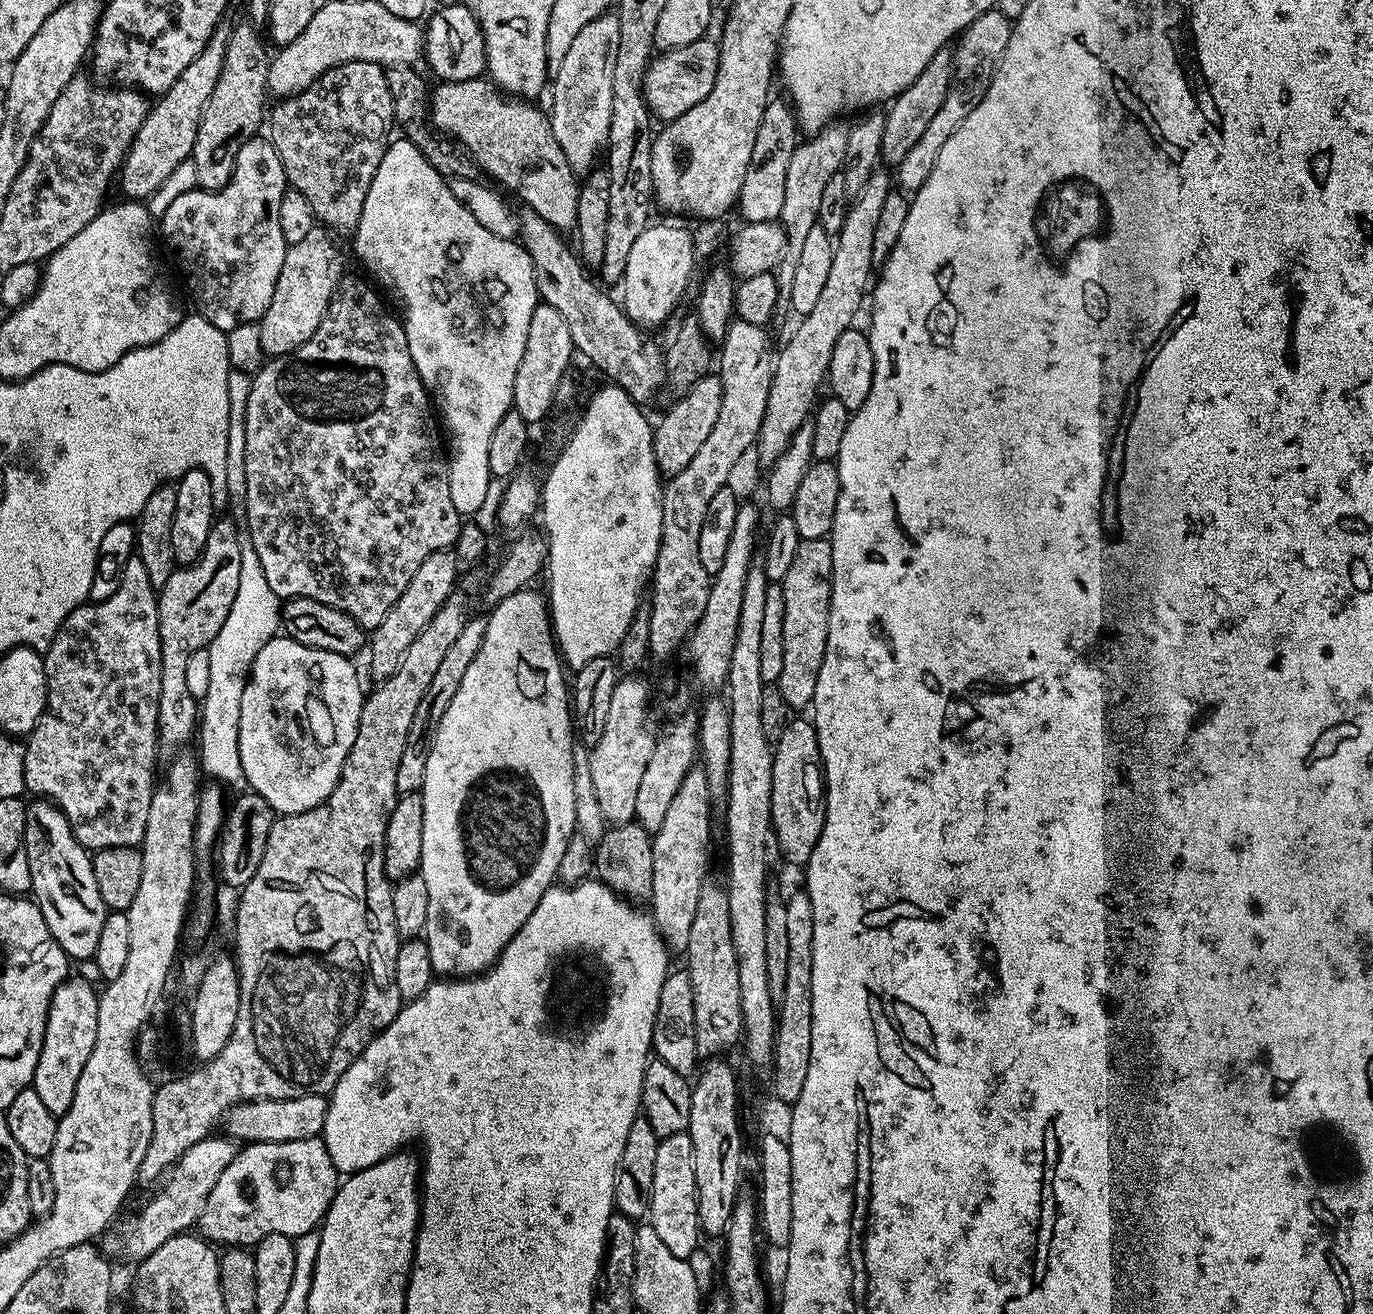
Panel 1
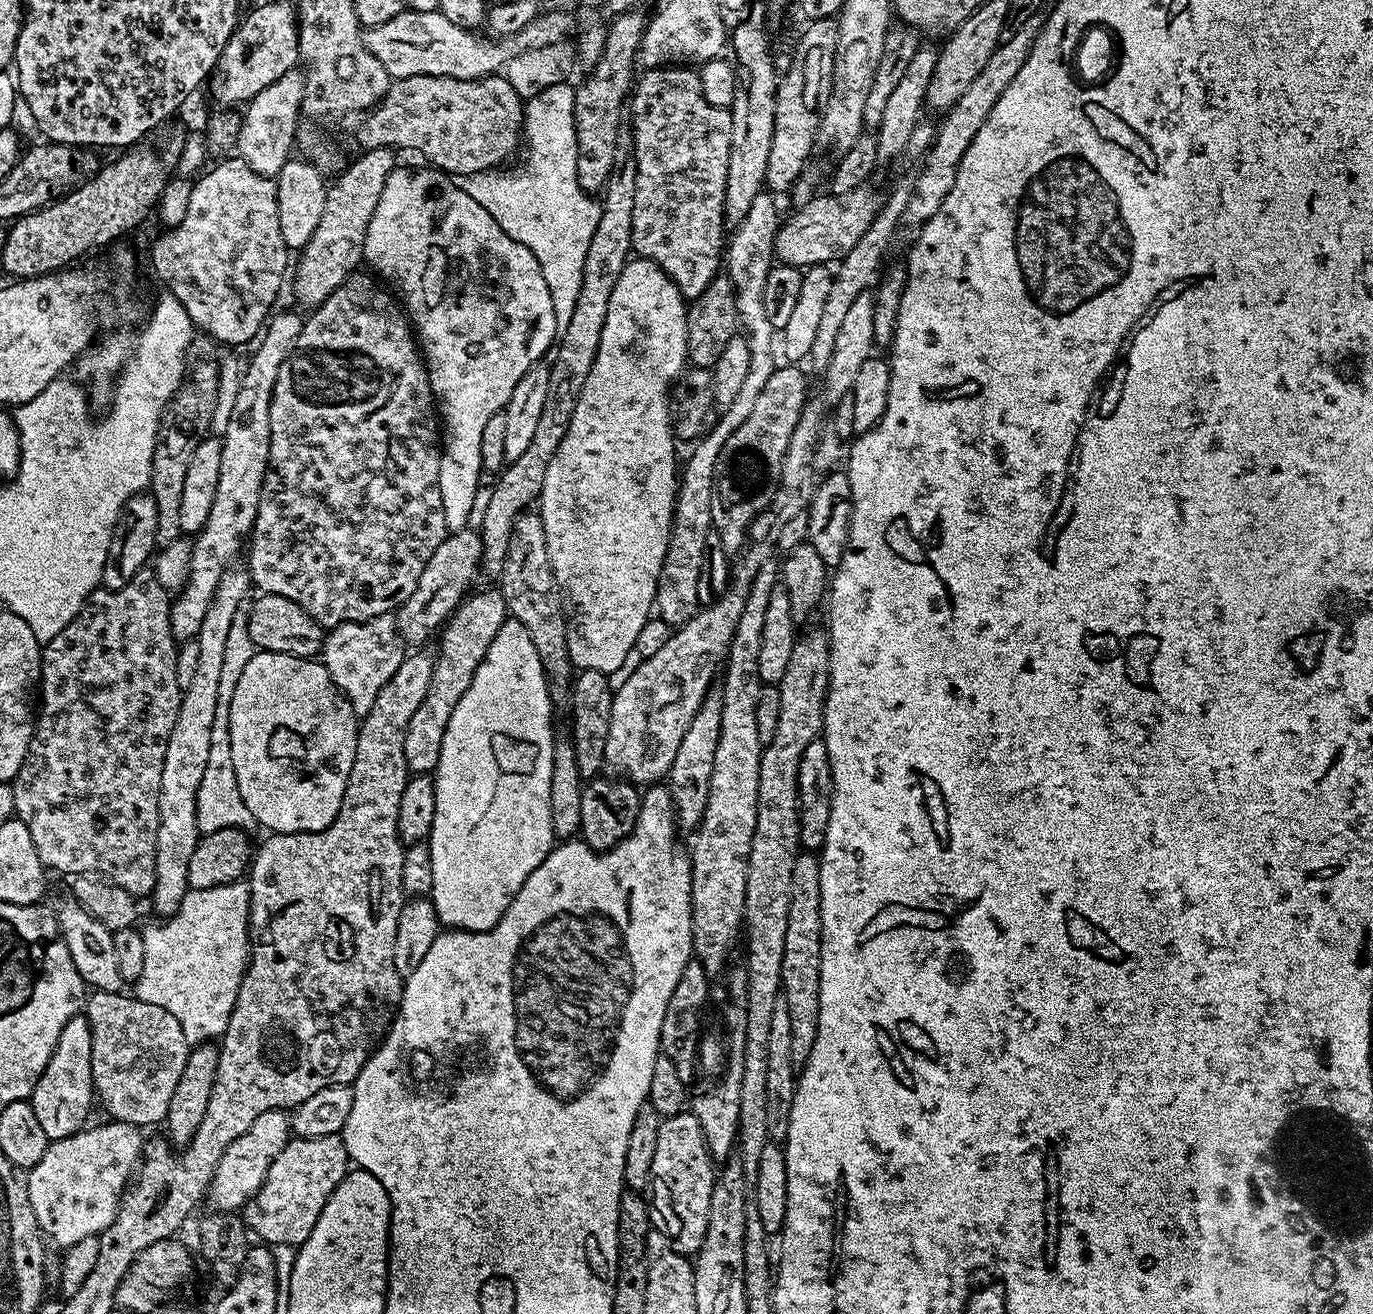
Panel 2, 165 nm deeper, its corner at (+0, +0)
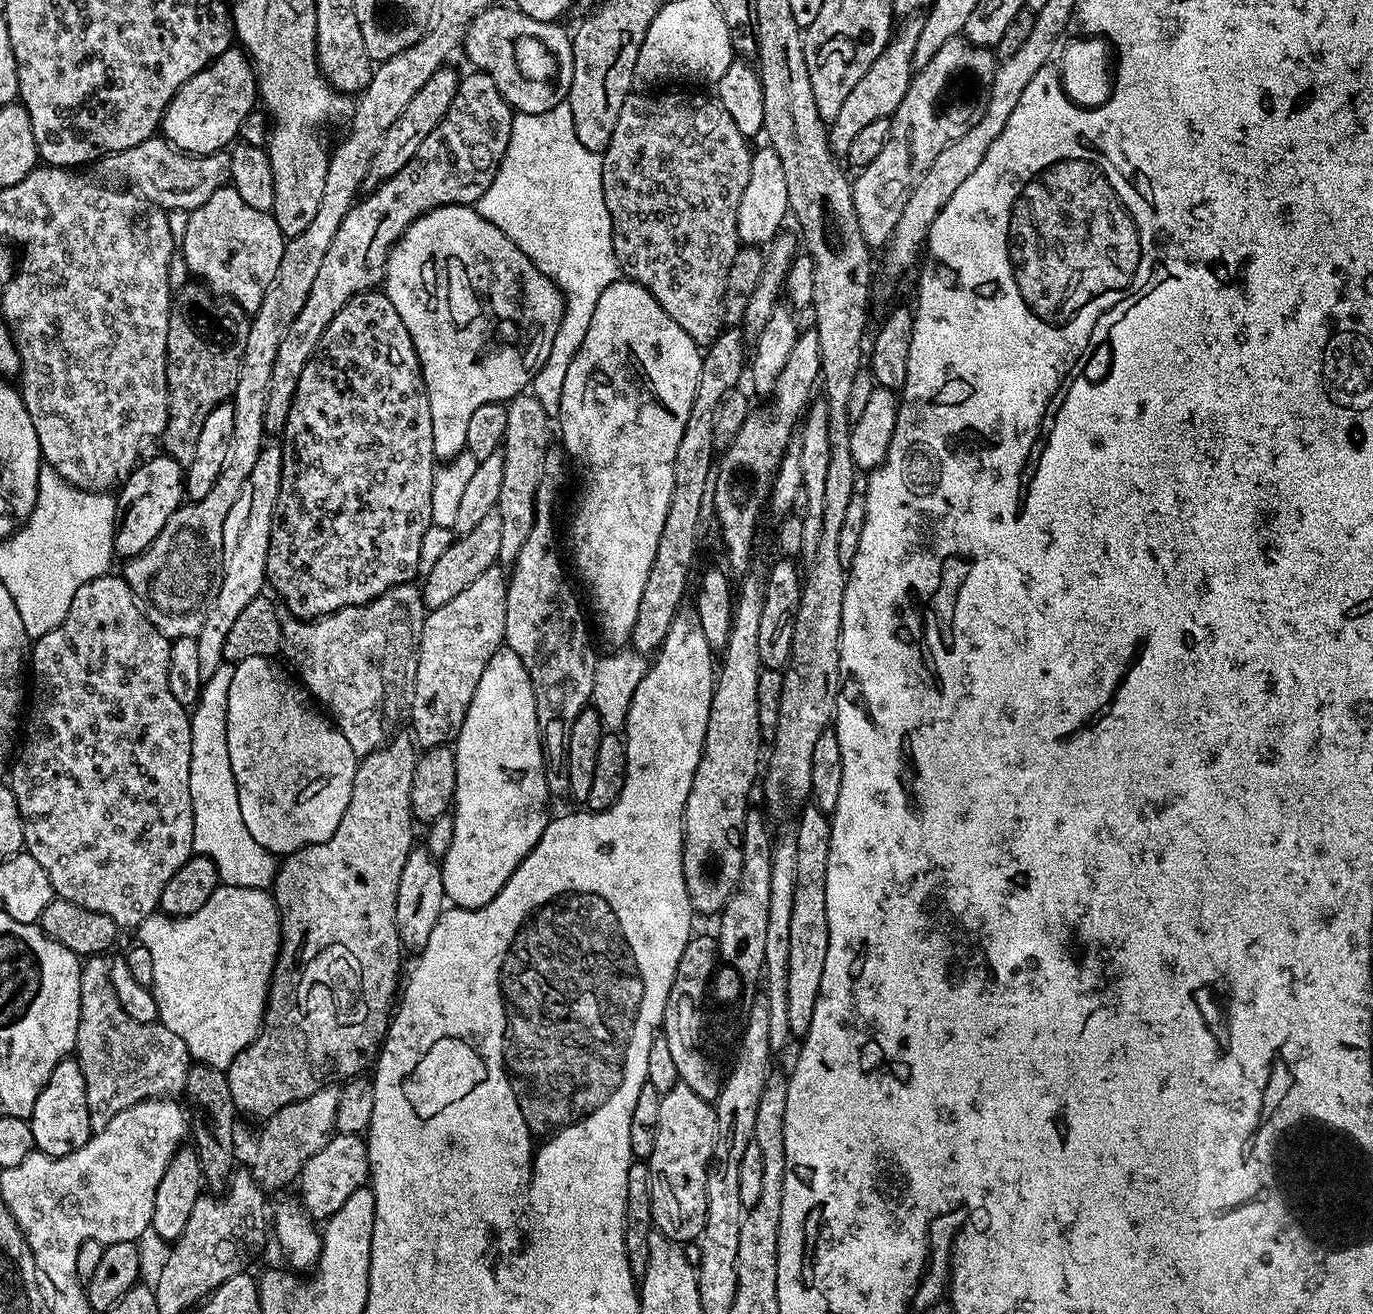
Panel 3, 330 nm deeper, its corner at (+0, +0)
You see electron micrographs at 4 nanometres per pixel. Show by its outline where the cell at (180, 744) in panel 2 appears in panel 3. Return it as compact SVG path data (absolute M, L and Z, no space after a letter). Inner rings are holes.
M268 442L263 445L258 454L258 462L254 462L254 470L250 470L250 478L246 478L242 486L242 494L238 494L234 506L230 506L230 514L226 514L226 526L222 526L222 559L218 583L208 605L206 618L202 622L202 630L196 635L201 681L208 680L210 674L214 674L214 670L225 663L226 634L230 634L242 609L255 596L265 591L266 554L270 546L272 516L276 512L276 495L282 478L283 453L283 447L279 443Z

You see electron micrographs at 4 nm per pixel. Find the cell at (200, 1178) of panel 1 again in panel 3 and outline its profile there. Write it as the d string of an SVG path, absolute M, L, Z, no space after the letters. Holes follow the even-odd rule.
M329 1086L278 1110L271 1118L263 1121L260 1141L256 1144L256 1165L250 1171L265 1193L272 1194L279 1188L295 1181L305 1162L322 1146L326 1146L334 1135L336 1111L340 1088Z

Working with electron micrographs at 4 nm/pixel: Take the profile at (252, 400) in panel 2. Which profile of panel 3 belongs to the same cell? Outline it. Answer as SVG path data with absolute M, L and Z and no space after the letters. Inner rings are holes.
M475 70L469 73L461 79L454 102L450 102L450 110L446 110L446 118L430 130L426 142L418 146L418 154L414 154L398 174L371 189L365 200L364 197L357 199L346 218L342 218L334 242L330 242L322 257L314 287L302 310L298 310L298 318L290 322L290 328L278 345L278 354L274 354L274 370L270 373L266 394L265 433L283 433L298 390L298 378L326 326L330 326L334 314L338 314L350 298L383 285L388 253L399 242L401 234L430 210L451 204L472 206L490 190L490 182L494 182L494 174L498 174L498 166L510 142L514 112L502 98L498 86L494 86L494 78Z

